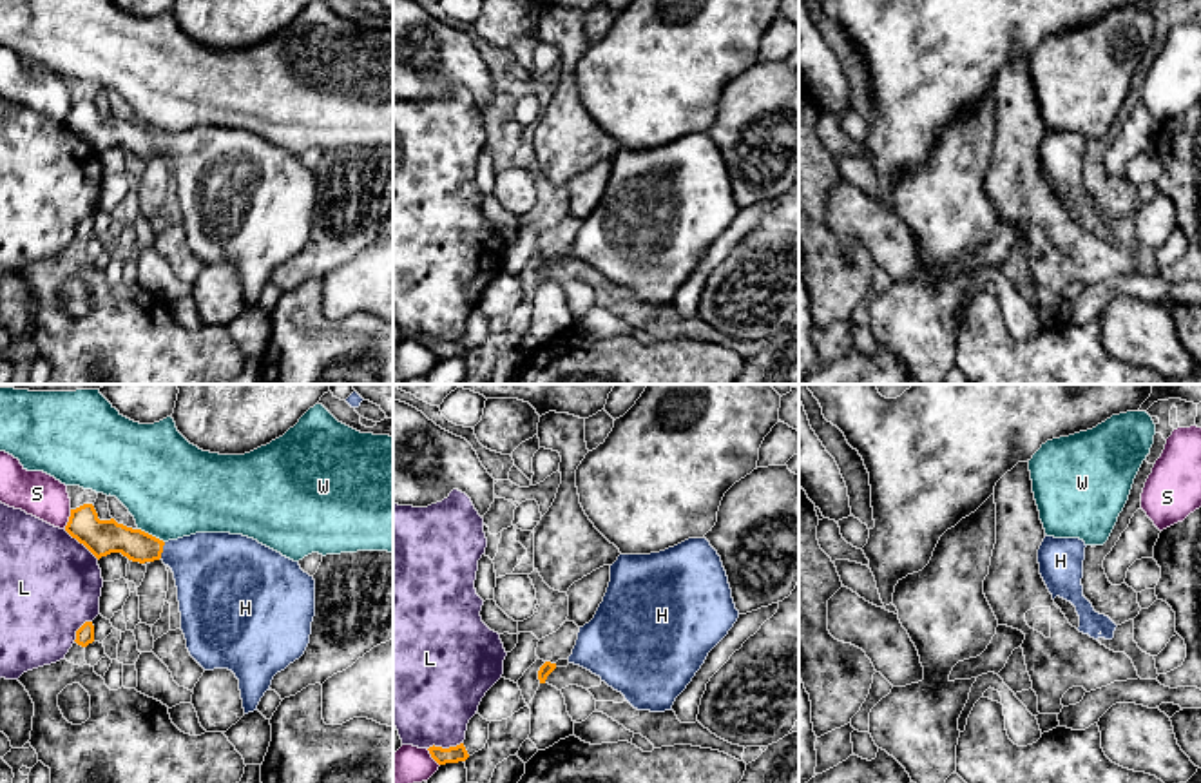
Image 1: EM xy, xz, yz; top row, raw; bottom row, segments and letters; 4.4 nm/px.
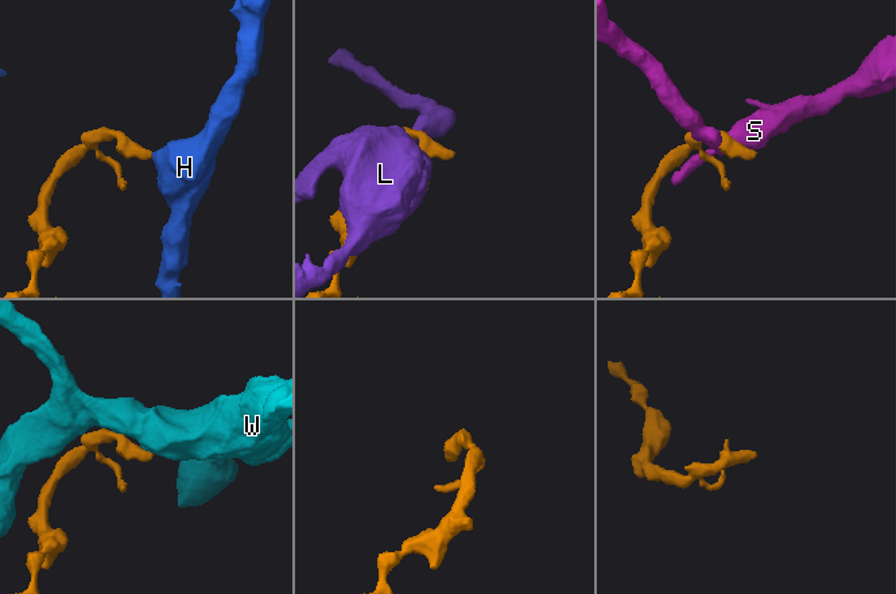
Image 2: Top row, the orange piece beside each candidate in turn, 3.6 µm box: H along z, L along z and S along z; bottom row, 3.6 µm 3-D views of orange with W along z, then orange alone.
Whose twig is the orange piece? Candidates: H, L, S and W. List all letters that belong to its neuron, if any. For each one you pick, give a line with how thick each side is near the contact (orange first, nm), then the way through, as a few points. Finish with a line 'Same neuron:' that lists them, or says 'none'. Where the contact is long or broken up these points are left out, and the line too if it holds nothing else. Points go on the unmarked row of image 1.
H: calibres 150 and 340 nm; way xy (107, 131), (162, 144), (189, 151), (212, 165)
Same neuron: H

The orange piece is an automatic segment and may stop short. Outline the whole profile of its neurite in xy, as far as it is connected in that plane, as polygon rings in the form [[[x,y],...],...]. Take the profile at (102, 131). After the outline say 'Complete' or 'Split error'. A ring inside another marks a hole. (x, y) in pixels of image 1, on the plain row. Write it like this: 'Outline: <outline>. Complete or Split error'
Outline: [[[92,98],[71,103],[65,125],[98,154],[121,147],[132,156],[163,154],[174,167],[181,207],[181,225],[190,250],[205,263],[228,263],[239,274],[245,308],[257,299],[277,266],[299,254],[312,228],[315,210],[315,174],[299,156],[230,127],[196,127],[163,136],[141,123],[100,114]]]. Split error

